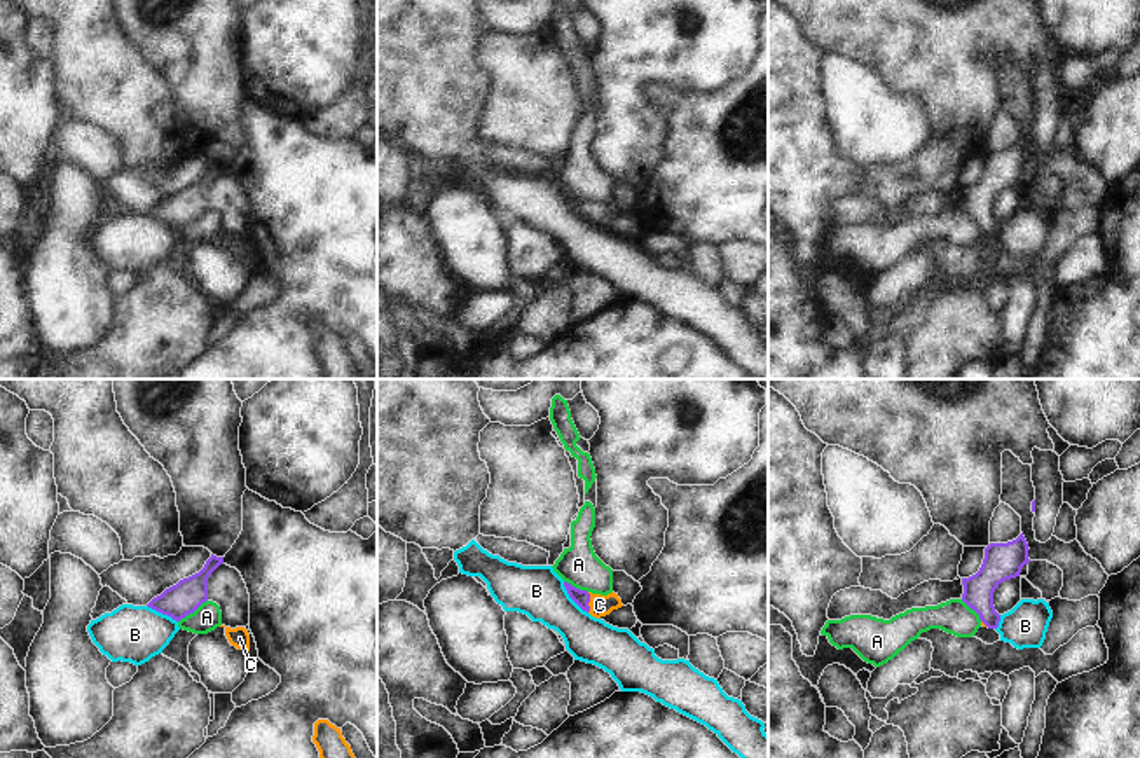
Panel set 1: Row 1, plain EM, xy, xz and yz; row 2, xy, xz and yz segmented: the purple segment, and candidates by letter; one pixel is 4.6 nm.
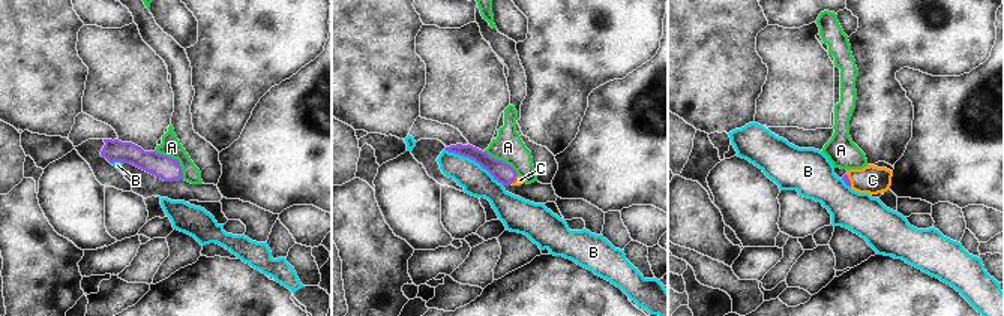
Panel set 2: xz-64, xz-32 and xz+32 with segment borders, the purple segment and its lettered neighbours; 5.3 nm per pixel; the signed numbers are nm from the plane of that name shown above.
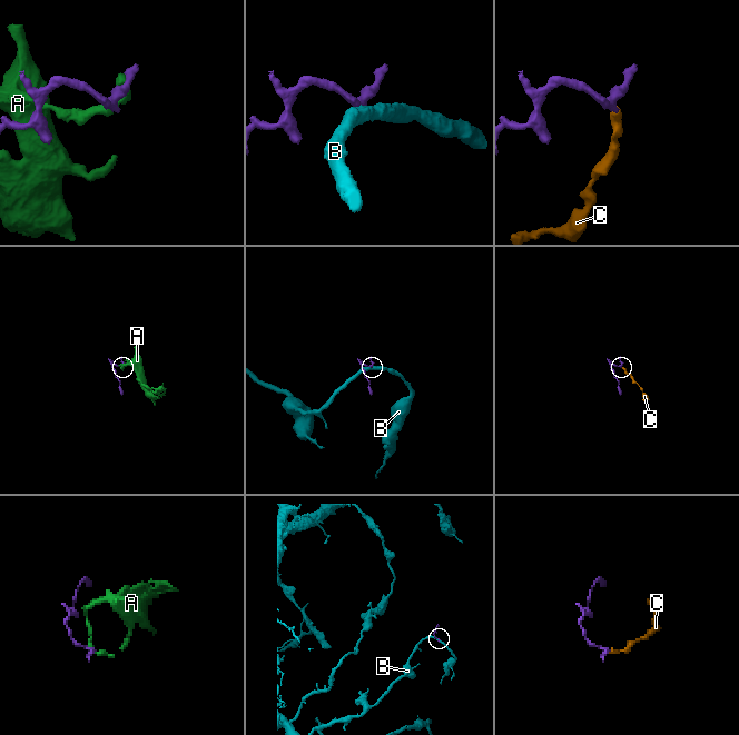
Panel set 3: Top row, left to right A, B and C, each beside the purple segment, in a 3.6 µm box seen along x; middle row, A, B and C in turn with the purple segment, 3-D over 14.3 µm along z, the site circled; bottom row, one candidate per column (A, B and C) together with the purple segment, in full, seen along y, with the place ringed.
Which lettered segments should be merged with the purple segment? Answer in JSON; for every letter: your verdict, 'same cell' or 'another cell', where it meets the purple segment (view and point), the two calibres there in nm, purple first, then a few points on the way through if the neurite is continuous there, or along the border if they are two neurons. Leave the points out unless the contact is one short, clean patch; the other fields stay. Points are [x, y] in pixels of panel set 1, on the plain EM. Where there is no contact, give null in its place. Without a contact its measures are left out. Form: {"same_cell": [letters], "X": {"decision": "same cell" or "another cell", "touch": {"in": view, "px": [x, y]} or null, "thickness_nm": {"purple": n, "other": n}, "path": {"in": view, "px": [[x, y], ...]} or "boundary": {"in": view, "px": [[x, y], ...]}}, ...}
{"same_cell": ["C"], "A": {"decision": "another cell", "touch": {"in": "xy", "px": [192, 220]}, "thickness_nm": {"purple": 150, "other": 120}, "boundary": {"in": "xy", "px": [[206, 208], [178, 231]]}}, "B": {"decision": "another cell", "touch": {"in": "xz", "px": [571, 206]}, "thickness_nm": {"purple": 80, "other": 240}, "boundary": {"in": "xz", "px": [[563, 191], [568, 203], [587, 222]]}}, "C": {"decision": "same cell", "touch": {"in": "xz", "px": [589, 210]}, "thickness_nm": {"purple": 80, "other": 100}, "path": {"in": "xz", "px": [[582, 206], [589, 210], [599, 213]]}}}

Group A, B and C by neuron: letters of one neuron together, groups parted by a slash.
A / B / C

